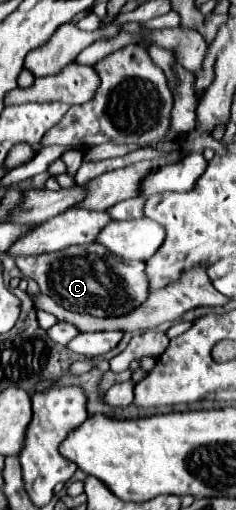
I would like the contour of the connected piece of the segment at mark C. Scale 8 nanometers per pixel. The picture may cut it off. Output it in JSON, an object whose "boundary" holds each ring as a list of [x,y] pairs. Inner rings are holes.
{"boundary":[[[97,242],[71,246],[49,254],[17,256],[17,266],[23,276],[33,278],[39,284],[43,294],[47,294],[63,308],[79,314],[89,314],[97,318],[125,316],[139,308],[149,296],[145,262],[127,262]]]}

